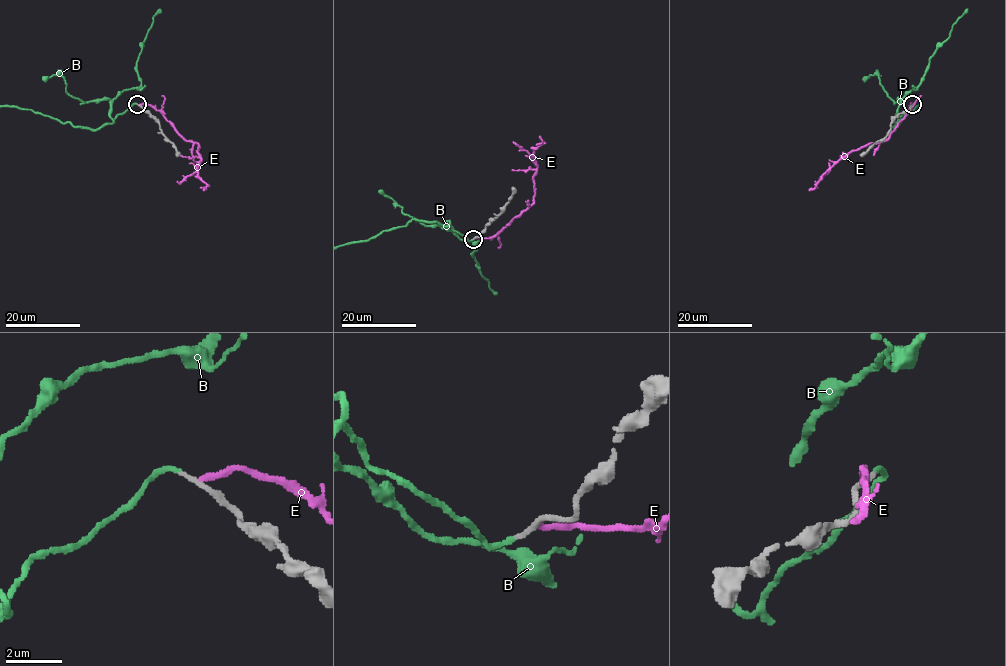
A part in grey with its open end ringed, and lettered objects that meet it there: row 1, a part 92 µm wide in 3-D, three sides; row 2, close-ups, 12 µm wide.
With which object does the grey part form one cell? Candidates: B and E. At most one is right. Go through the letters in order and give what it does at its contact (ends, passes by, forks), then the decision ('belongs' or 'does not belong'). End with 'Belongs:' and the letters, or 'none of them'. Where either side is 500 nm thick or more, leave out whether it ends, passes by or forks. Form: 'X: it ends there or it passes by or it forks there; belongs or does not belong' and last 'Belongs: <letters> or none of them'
B: it ends there; belongs
E: it ends there; does not belong
Belongs: B

